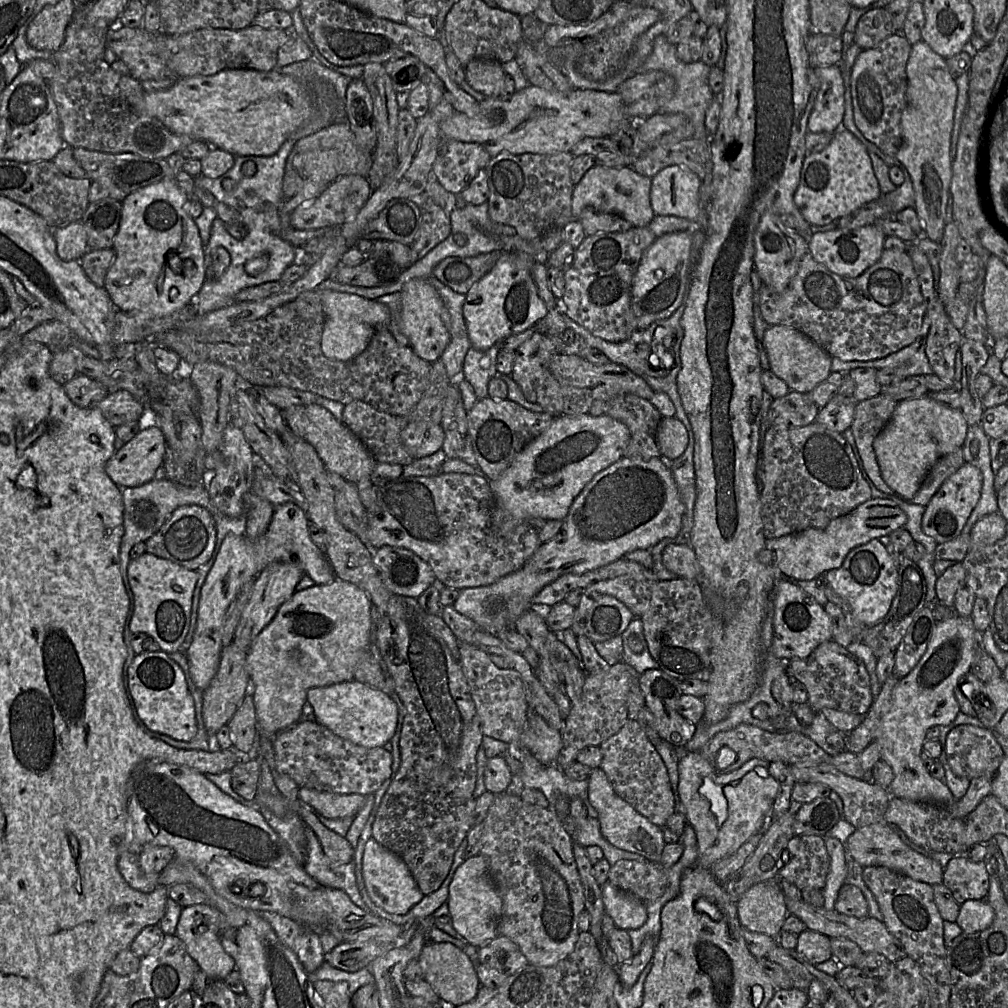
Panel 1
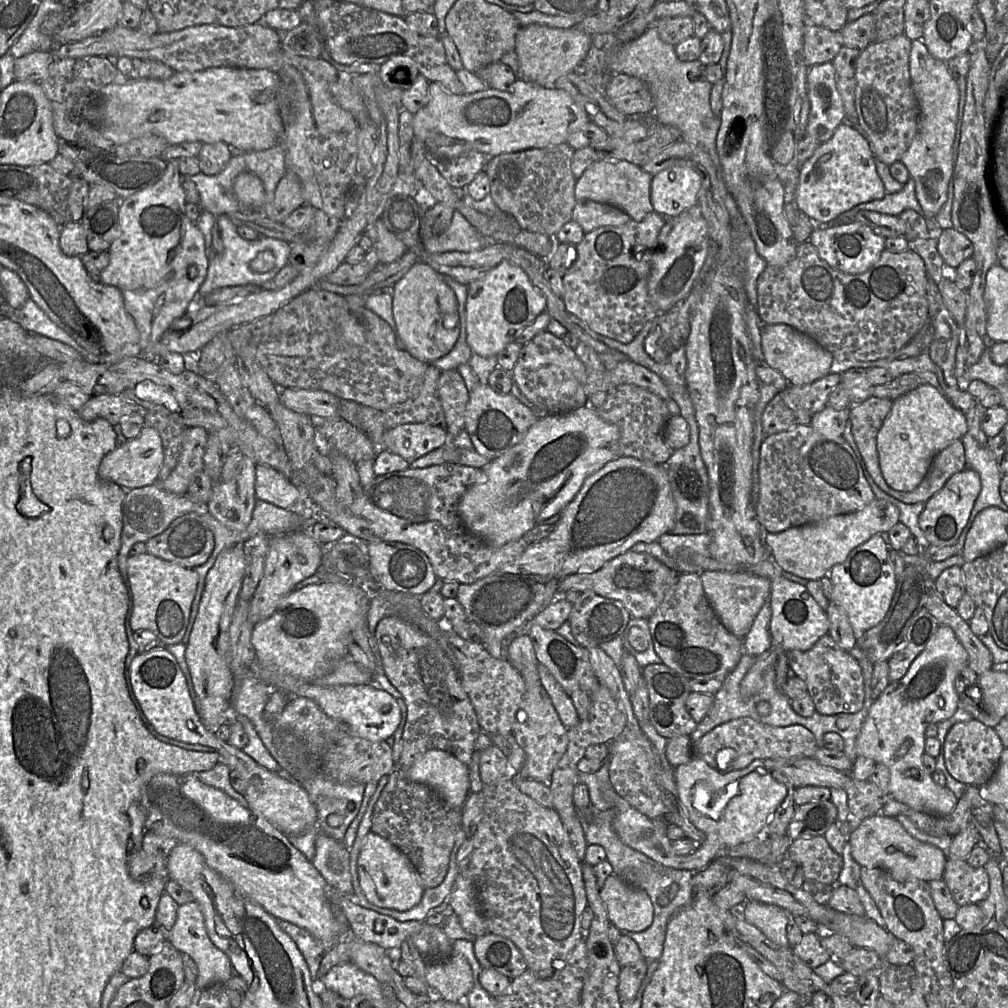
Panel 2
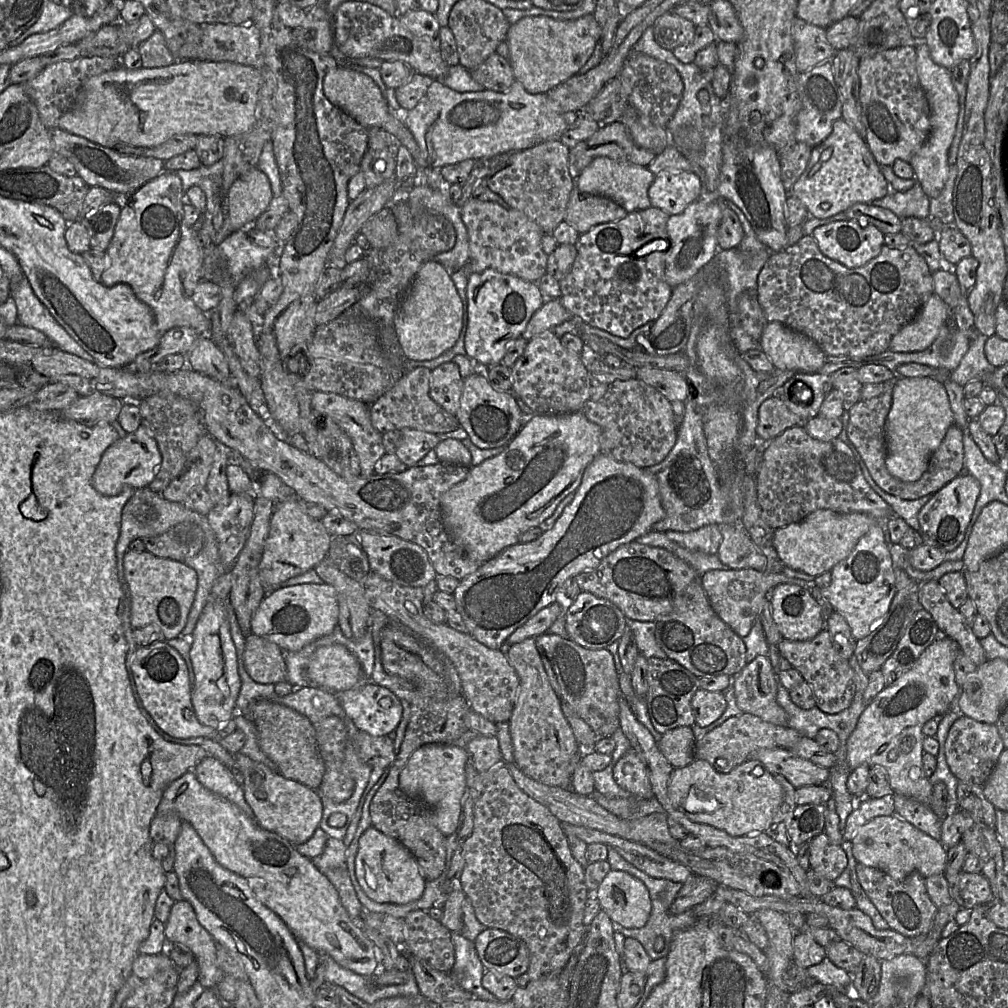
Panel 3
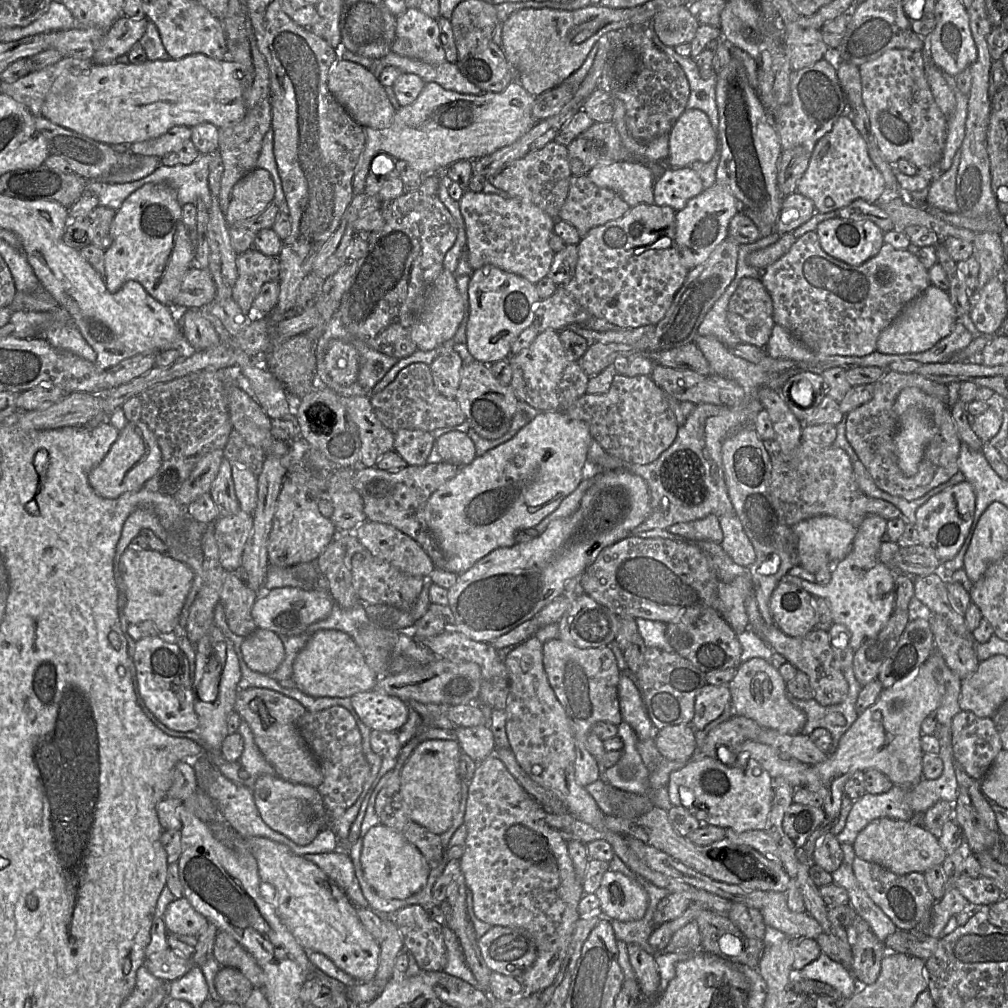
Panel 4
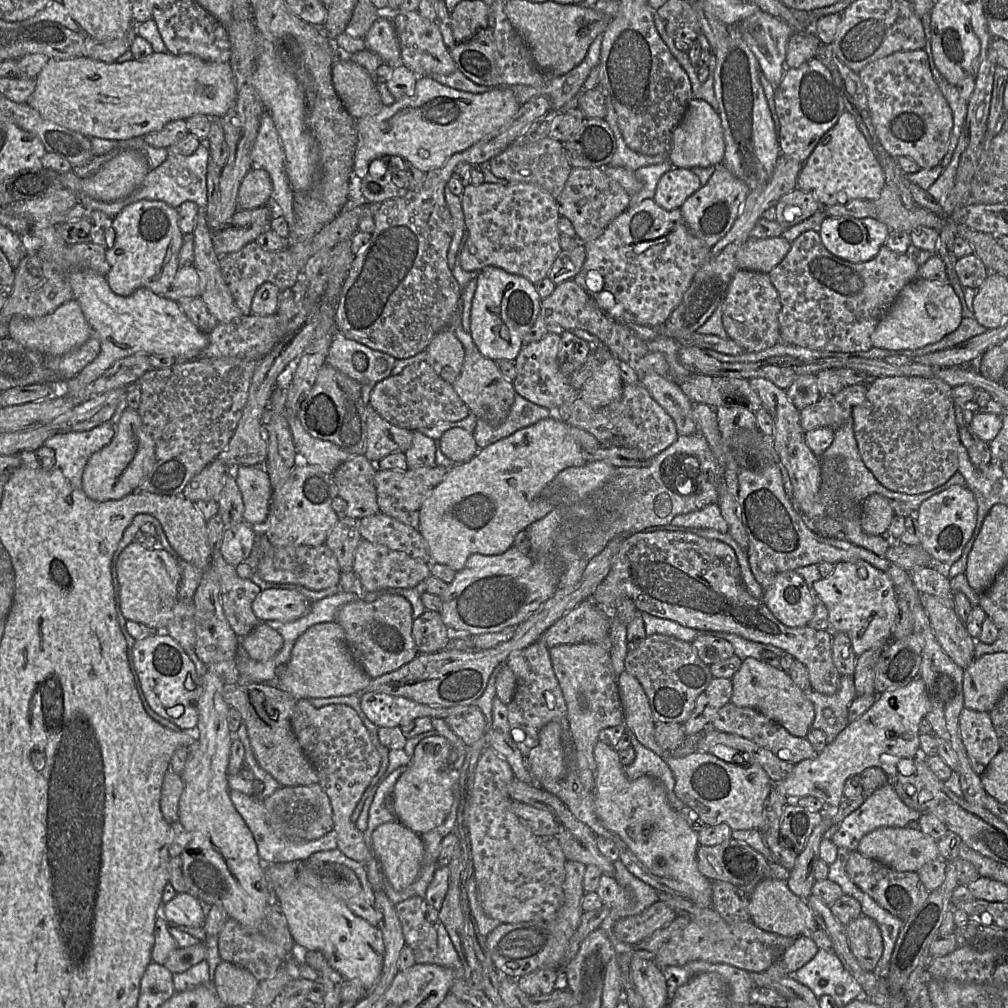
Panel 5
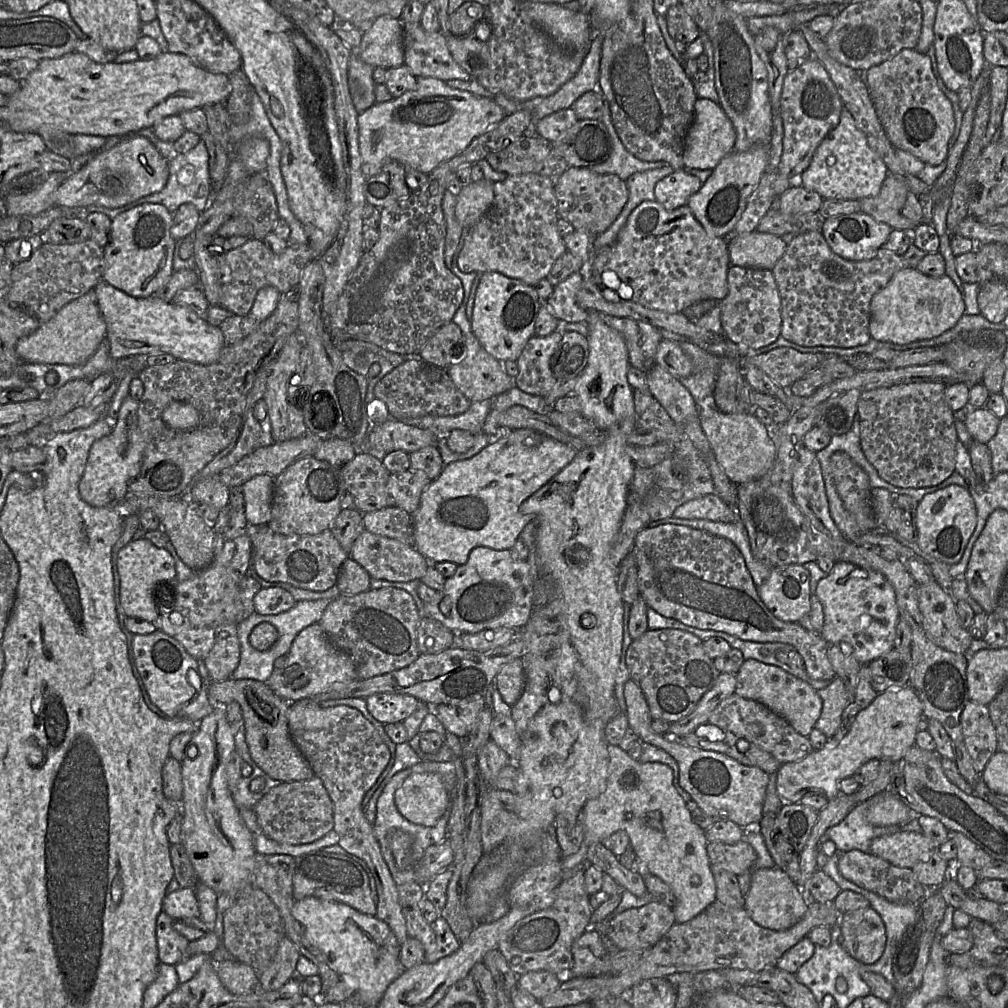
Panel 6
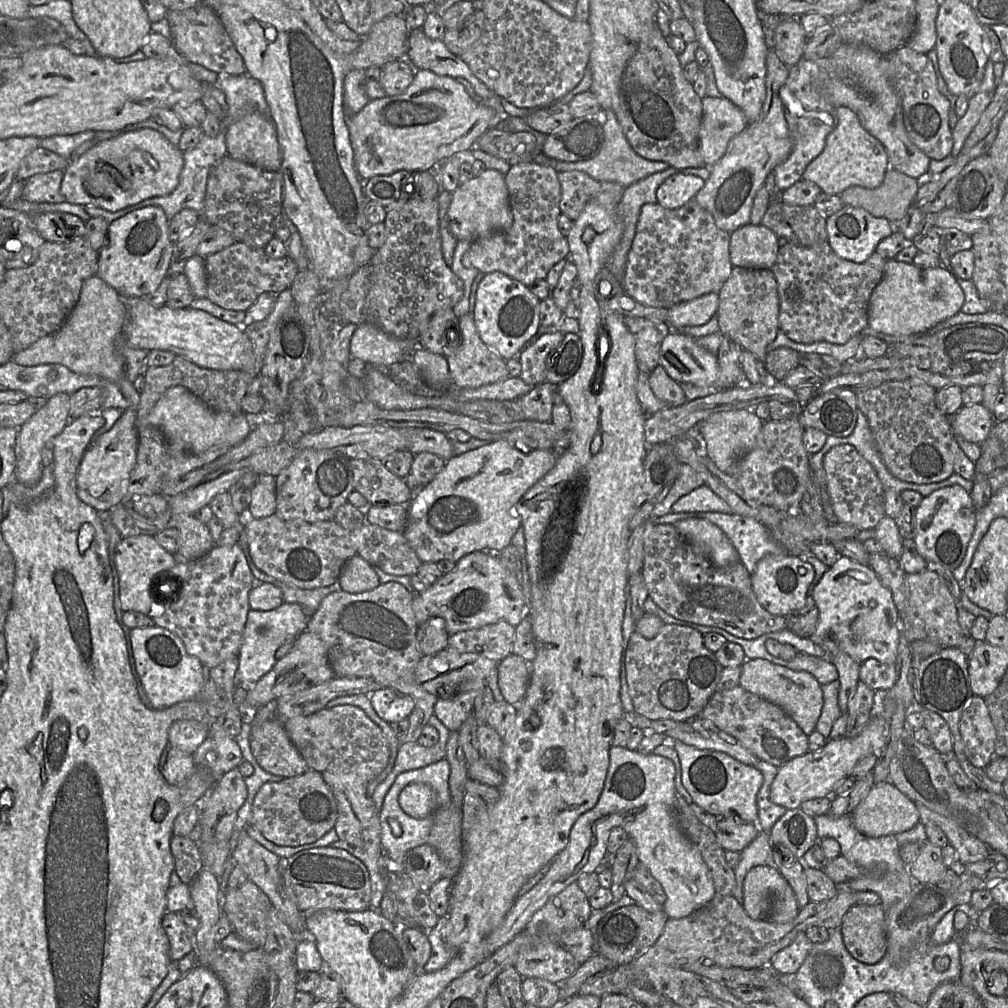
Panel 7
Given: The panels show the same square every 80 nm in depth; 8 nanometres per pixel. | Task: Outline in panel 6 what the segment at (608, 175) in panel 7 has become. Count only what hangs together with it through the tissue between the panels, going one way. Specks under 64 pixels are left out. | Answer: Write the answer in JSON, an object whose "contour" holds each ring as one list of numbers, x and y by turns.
{"contour":[[607,100,604,102,601,121,608,130,612,141,612,150,609,158,591,168,599,174,614,174,626,182,634,173,650,169,661,168,667,165,664,161,643,161,628,152,624,147,612,121,611,110]]}

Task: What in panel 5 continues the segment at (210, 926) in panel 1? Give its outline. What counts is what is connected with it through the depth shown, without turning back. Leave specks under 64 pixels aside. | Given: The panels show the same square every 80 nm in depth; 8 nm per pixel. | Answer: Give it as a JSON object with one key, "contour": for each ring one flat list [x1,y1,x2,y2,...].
{"contour":[[189,892,177,893,172,900,163,904,160,915,169,925,184,927,203,926,206,919,202,904]]}

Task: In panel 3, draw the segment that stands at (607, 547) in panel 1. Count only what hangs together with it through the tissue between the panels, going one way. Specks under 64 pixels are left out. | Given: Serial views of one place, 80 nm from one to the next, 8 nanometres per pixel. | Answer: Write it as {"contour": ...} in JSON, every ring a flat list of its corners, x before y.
{"contour":[[601,452,585,470,572,502,550,530,544,531,534,541,506,548,482,563,474,573,460,580,453,593,456,611,461,615,472,638,490,649,500,650,517,628,556,601,557,594,568,580,596,568,621,545,653,531,653,525,664,516,656,478,645,468,618,461]]}

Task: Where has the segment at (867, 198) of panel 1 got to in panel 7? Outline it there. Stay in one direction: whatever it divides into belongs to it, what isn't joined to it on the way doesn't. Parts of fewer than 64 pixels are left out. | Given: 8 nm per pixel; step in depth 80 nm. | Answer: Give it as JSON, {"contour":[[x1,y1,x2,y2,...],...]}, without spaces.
{"contour":[[836,107,836,115,836,127,828,134,823,151,805,168,802,180,814,182,822,192,831,195,840,195,851,186,879,187,890,169,885,147,862,126,857,114,849,107]]}

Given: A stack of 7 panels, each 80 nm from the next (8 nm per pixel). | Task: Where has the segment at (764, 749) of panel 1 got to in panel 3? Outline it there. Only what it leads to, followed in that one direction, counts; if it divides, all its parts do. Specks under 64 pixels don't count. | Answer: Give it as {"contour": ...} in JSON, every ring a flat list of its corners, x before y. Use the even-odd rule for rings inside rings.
{"contour":[[749,713,731,717,721,725,708,732,703,738,695,743,694,759,706,760,719,772,728,773,736,766,746,760,762,748,784,748,791,749,801,739,802,734,790,727,776,726,763,721,757,716],[717,758,723,758,727,761,725,768,717,766]]}

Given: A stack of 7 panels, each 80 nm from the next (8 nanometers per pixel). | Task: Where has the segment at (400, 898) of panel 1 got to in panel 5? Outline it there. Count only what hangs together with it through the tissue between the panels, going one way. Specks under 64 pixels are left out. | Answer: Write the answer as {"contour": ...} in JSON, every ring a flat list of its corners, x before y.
{"contour":[[400,821,378,826,371,836,371,850,395,890,417,879,424,858,423,843,418,834]]}

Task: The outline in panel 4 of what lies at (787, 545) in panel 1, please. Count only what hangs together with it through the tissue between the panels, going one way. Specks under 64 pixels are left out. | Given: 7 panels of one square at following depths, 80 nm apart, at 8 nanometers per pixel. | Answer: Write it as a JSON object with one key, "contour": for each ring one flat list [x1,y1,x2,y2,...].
{"contour":[[829,515,808,518,791,528,797,538,798,566,813,574,822,568,832,568,843,560,850,552,858,531,851,523]]}

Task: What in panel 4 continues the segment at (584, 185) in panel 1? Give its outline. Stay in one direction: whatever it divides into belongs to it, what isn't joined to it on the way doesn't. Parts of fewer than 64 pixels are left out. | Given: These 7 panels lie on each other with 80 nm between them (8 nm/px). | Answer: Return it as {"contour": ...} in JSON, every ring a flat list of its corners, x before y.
{"contour":[[625,160,599,164,587,176,598,187,616,192,630,207,641,203,654,204,656,178,645,162]]}

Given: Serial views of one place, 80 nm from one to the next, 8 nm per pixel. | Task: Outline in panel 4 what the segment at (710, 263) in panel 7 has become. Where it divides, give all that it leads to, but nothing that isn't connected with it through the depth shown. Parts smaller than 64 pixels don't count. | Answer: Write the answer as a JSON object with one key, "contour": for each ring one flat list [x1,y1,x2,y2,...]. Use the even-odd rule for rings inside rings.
{"contour":[[638,204,619,219,592,228,578,243,578,261,573,277,564,285,568,294,592,317,604,319,623,329,656,325,665,316,673,299,682,287,689,269,682,263,675,241,676,212,669,206],[663,238,671,239,668,247,651,248,636,253,636,248,661,244]]}

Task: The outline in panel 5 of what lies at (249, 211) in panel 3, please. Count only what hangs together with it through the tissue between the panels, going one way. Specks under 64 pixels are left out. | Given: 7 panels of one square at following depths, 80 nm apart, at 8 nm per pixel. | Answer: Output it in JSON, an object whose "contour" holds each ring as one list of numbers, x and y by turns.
{"contour":[[253,166,243,178,238,191,238,207,253,210,270,203,273,185,268,172]]}

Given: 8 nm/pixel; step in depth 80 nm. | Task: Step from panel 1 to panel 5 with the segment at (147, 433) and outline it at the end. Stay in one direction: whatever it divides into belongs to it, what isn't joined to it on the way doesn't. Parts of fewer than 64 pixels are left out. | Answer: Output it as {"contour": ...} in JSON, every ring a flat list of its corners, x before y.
{"contour":[[129,407,122,413,116,426,116,434,109,444,91,455,86,463,82,488,94,501,104,502,121,499,136,491,155,462,155,445,145,432,137,410]]}

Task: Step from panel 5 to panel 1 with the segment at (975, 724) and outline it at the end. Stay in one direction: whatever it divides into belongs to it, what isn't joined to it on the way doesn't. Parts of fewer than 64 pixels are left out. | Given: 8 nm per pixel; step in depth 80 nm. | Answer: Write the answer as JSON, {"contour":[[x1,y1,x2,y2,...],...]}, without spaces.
{"contour":[[968,724,958,725,947,734,945,751,952,772,969,780,981,776,994,777,1004,757,993,729]]}

